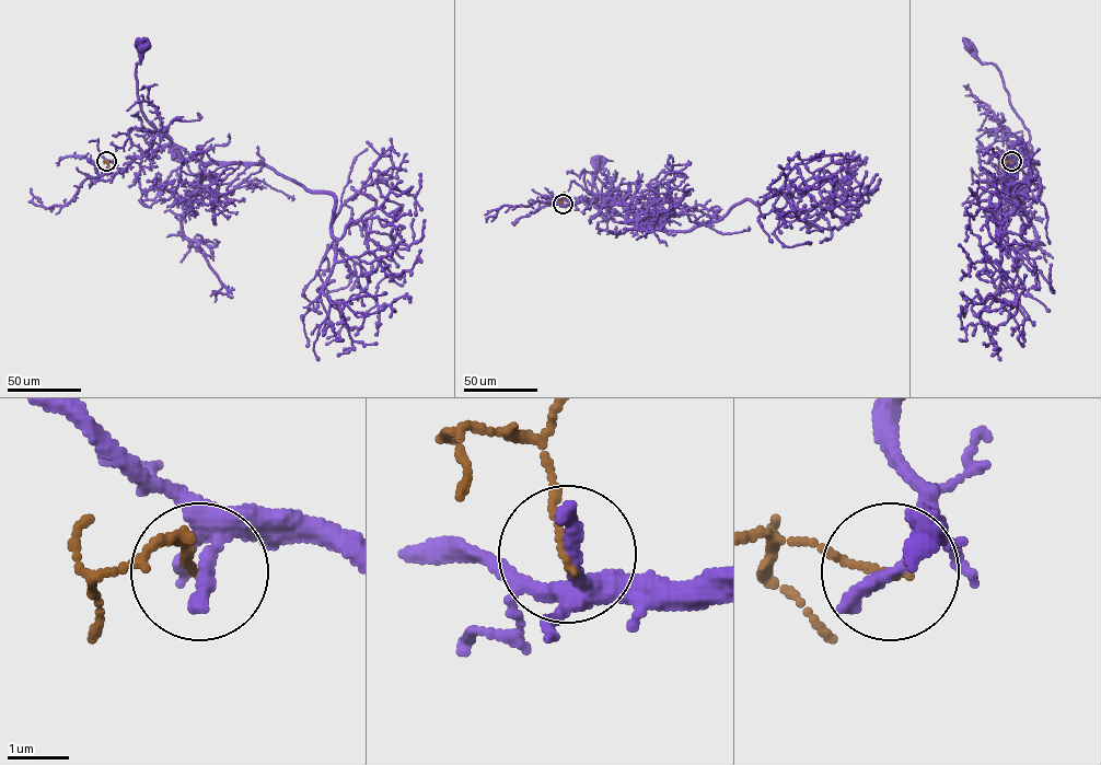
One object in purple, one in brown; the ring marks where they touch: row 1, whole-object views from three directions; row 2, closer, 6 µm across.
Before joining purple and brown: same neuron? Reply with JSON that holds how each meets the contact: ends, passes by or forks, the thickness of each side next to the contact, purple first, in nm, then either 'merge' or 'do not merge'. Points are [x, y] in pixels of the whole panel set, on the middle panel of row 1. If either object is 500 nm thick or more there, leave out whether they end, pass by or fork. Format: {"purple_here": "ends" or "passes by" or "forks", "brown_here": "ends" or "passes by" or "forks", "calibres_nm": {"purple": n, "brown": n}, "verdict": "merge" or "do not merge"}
{"purple_here": "passes by", "brown_here": "ends", "calibres_nm": {"purple": 220, "brown": 110}, "verdict": "do not merge"}

